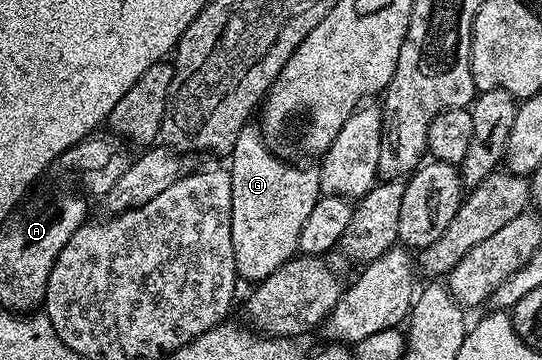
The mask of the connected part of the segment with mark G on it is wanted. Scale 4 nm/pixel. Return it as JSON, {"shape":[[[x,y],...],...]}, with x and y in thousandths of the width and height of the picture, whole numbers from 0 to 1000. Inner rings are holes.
{"shape":[[[467,350],[443,361],[428,417],[421,425],[421,444],[428,506],[428,706],[435,717],[435,750],[448,781],[482,783],[494,772],[494,761],[517,750],[524,728],[552,708],[554,639],[561,631],[576,572],[583,572],[587,547],[596,542],[587,467],[518,444],[485,394],[482,364]]]}

